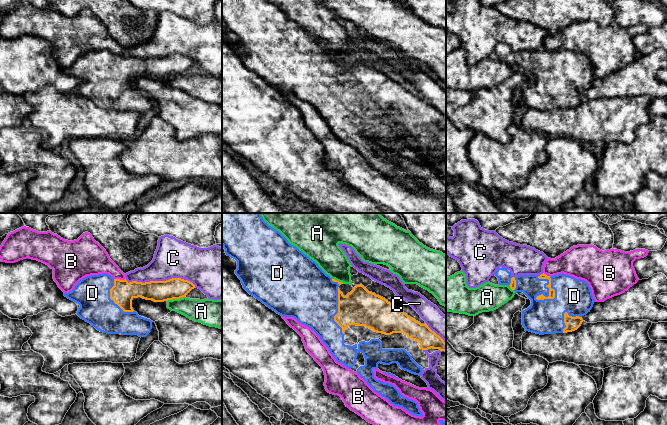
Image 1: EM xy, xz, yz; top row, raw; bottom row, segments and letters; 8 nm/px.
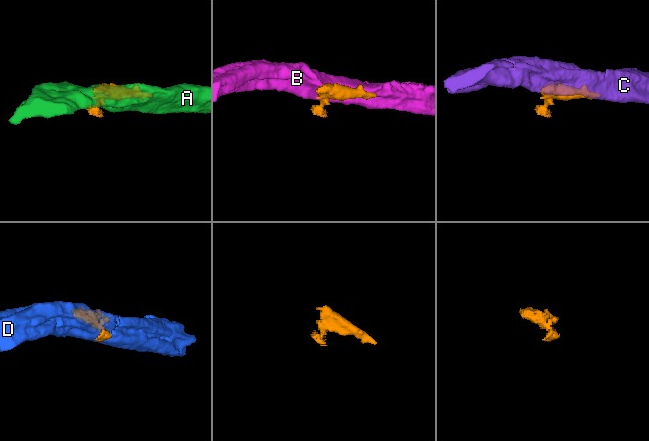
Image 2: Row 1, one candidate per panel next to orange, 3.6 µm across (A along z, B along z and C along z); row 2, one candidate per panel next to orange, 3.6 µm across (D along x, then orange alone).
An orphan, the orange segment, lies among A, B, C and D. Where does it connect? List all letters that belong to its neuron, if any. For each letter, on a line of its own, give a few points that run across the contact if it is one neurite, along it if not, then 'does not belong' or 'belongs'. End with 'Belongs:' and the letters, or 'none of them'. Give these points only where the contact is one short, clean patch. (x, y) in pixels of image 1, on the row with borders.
A: does not belong
B: line xy (114, 278), (125, 279); does not belong
C: does not belong
D: belongs
Belongs: D

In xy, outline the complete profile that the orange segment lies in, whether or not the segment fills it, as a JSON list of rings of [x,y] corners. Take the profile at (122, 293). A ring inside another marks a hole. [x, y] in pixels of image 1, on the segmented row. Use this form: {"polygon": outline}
{"polygon": [[[104,273],[83,278],[64,296],[80,305],[77,315],[98,331],[146,337],[151,332],[152,321],[133,310],[132,300],[138,297],[154,302],[180,299],[194,288],[192,282],[181,278],[142,283],[114,279]]]}

